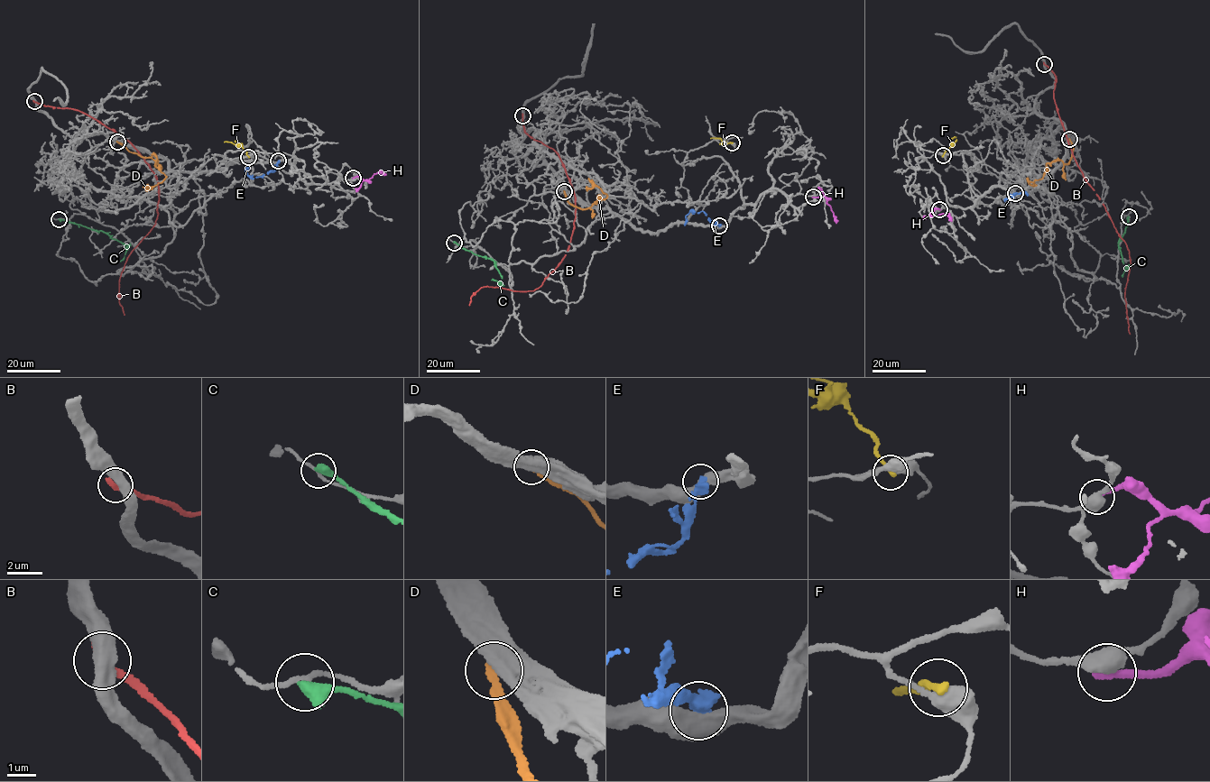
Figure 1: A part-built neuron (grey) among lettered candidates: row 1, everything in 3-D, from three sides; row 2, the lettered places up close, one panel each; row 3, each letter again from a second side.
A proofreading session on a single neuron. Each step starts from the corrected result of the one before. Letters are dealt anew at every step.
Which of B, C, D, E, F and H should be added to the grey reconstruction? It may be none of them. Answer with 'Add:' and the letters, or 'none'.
Add: none

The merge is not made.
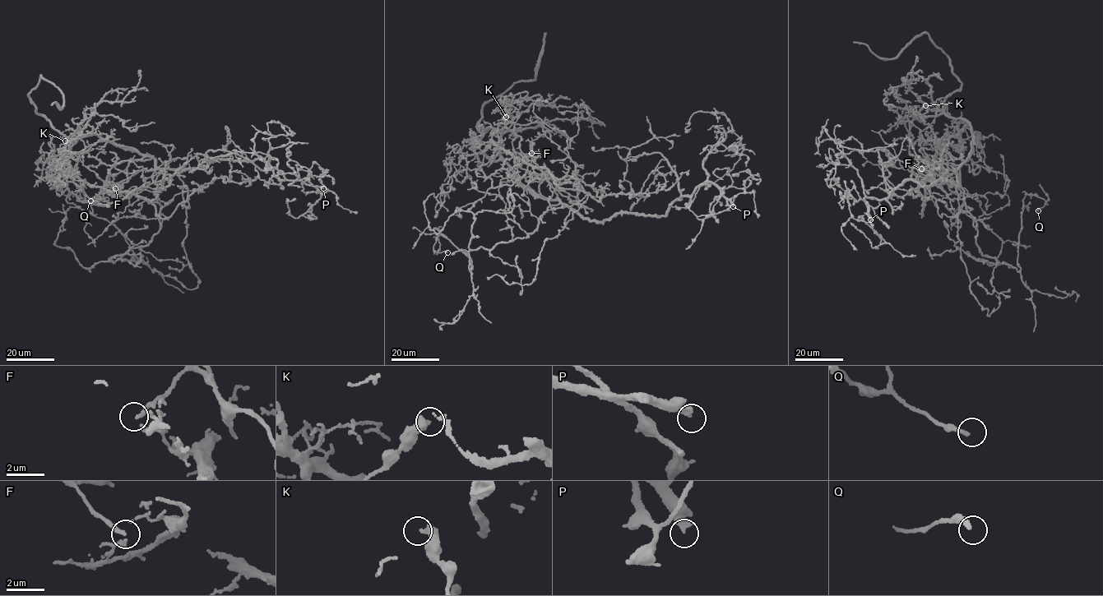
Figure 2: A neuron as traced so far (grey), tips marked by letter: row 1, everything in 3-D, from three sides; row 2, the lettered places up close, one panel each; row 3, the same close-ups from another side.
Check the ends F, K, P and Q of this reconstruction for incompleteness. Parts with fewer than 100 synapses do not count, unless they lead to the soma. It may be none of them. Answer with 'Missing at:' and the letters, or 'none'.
Missing at: P

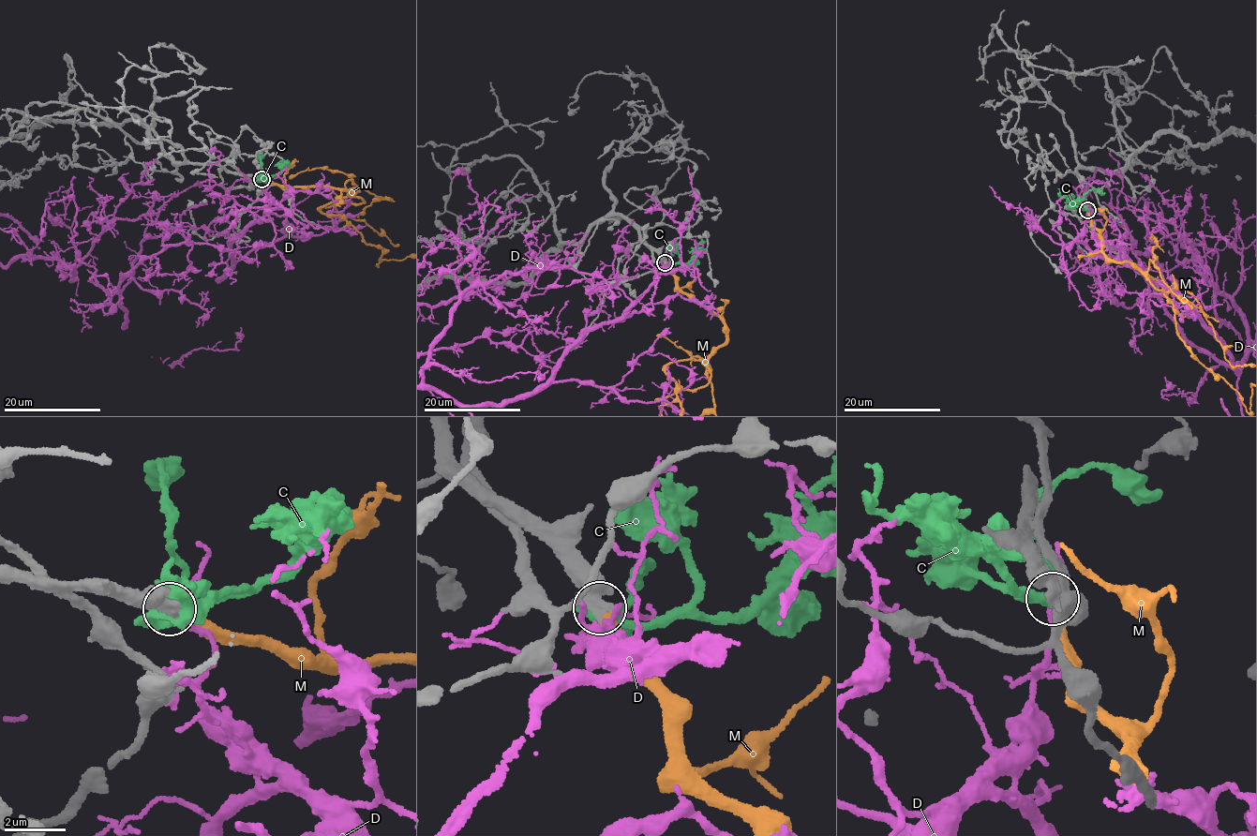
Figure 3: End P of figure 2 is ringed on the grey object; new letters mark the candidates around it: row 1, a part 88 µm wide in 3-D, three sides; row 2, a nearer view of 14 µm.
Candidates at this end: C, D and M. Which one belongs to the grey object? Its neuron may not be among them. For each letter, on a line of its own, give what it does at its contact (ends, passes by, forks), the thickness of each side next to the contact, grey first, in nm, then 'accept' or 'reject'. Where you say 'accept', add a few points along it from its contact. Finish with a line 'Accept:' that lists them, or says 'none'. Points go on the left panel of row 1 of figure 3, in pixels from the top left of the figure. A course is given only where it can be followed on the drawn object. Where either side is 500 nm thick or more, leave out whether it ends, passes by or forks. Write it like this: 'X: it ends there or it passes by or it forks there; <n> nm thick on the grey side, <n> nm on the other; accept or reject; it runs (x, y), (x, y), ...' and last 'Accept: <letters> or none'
C: 550 nm thick on the grey side, 320 nm on the other; reject
D: it passes by; 440 nm thick on the grey side, 180 nm on the other; reject
M: 500 nm thick on the grey side, 360 nm on the other; accept
Accept: M

